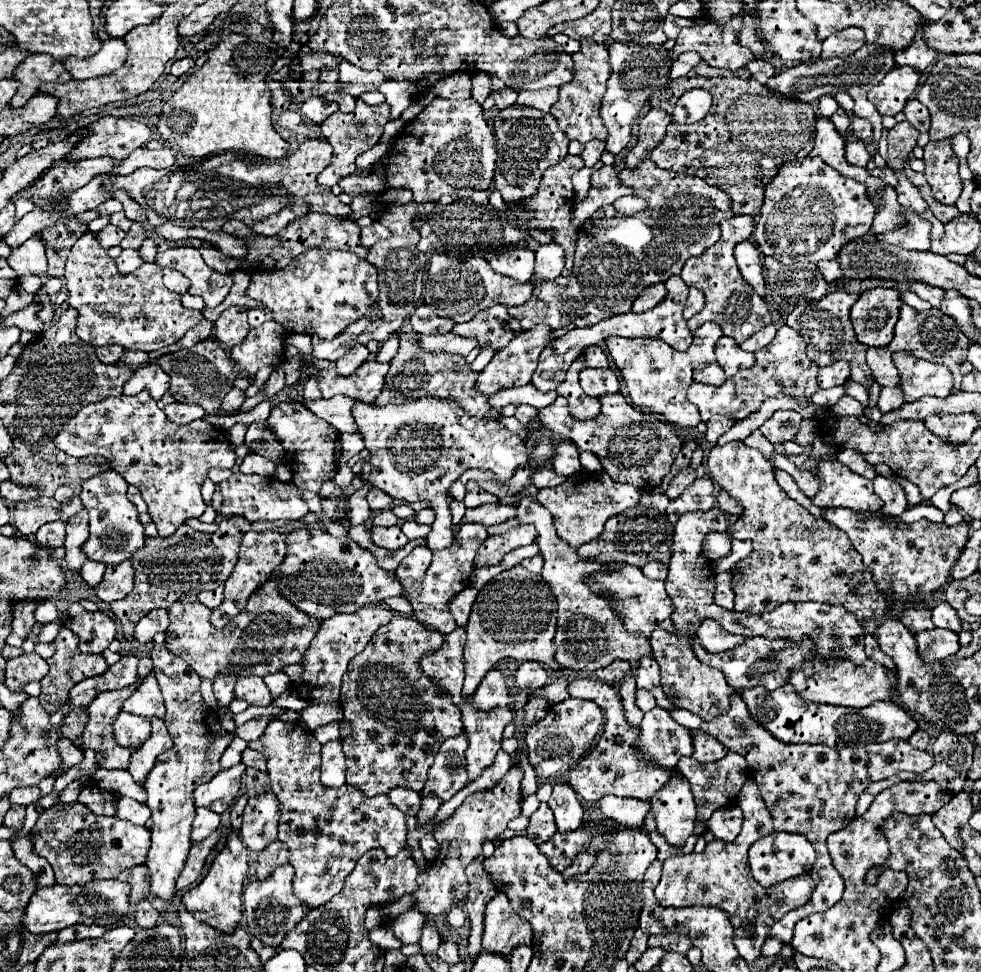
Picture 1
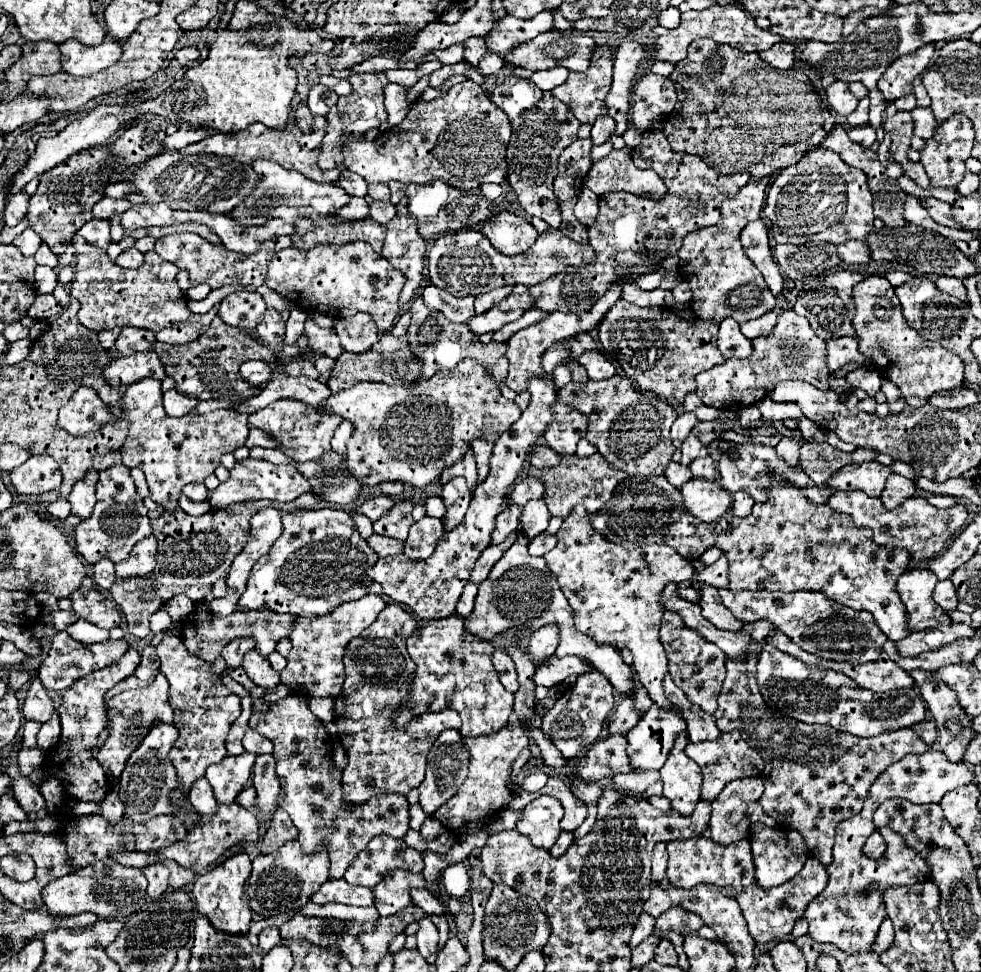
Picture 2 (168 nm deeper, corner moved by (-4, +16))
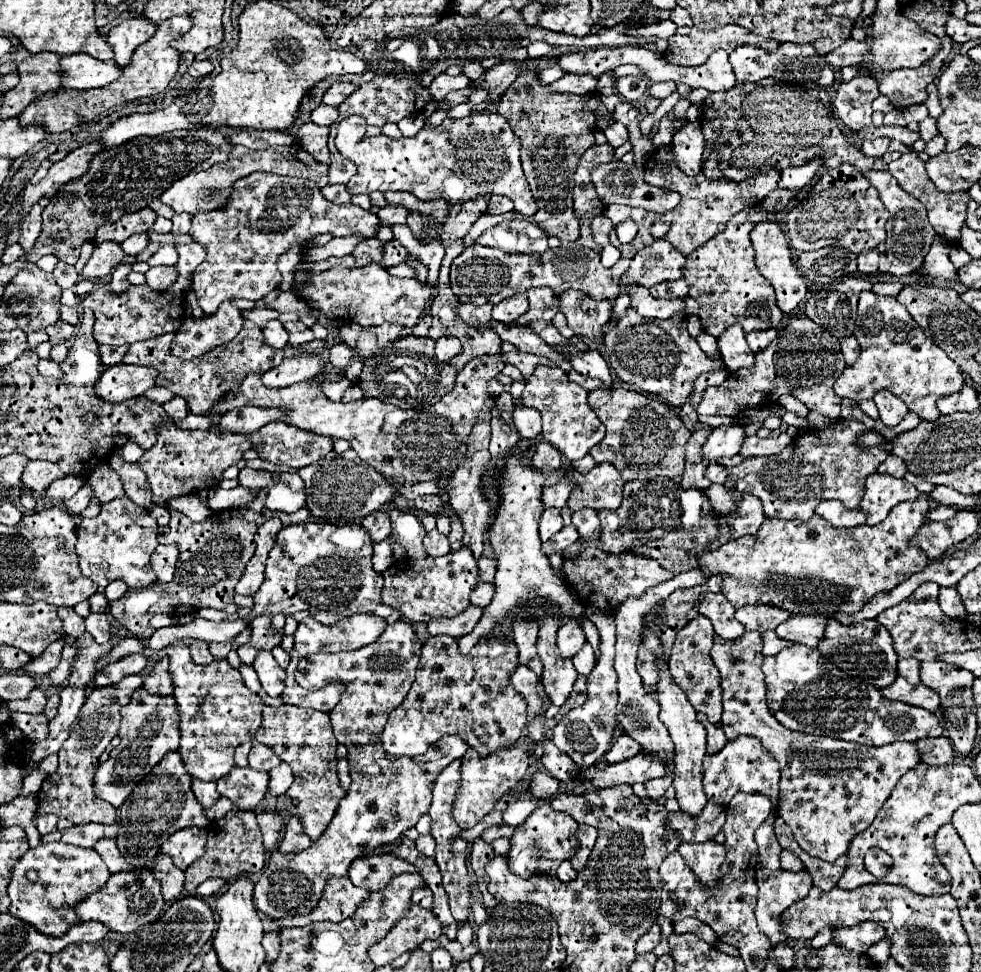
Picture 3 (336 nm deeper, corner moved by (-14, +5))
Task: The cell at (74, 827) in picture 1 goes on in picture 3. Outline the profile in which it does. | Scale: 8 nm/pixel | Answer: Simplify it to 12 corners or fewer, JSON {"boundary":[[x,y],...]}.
{"boundary":[[188,827],[160,847],[186,869],[204,853],[206,829]]}

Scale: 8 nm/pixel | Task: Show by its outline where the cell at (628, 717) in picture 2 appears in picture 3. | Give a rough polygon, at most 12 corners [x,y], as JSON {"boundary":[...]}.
{"boundary":[[622,733],[606,753],[608,763],[634,757],[640,745]]}

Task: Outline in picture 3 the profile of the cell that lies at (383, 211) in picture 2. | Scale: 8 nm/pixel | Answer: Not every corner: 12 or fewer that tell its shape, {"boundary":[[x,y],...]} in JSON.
{"boundary":[[386,205],[378,219],[388,225],[406,223],[402,205]]}

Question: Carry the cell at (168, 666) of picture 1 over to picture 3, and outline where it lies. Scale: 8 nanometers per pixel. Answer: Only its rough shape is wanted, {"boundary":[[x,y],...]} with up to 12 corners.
{"boundary":[[168,645],[190,777],[218,781],[264,703],[228,661]]}

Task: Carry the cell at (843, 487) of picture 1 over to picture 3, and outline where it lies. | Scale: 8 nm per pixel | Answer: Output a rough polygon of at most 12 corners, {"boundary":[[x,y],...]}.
{"boundary":[[884,473],[866,479],[860,509],[878,525],[890,509],[920,493],[906,479]]}

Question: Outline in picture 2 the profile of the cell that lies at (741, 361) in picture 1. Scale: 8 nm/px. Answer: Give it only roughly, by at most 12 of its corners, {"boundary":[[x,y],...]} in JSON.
{"boundary":[[724,318],[718,350],[724,358],[748,358],[752,342],[738,322]]}

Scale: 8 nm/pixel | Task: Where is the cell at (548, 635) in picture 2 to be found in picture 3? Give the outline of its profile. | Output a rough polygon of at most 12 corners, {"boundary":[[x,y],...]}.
{"boundary":[[566,621],[558,629],[562,659],[574,657],[586,637],[580,625]]}

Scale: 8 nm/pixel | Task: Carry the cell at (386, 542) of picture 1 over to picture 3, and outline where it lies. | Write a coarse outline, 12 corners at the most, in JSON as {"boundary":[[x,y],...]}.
{"boundary":[[390,511],[392,541],[402,545],[410,559],[424,557],[426,535],[414,513]]}

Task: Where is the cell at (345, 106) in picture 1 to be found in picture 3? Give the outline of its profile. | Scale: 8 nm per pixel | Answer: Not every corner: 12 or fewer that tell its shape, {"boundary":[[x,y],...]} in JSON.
{"boundary":[[334,83],[324,103],[338,107],[356,89],[354,83]]}

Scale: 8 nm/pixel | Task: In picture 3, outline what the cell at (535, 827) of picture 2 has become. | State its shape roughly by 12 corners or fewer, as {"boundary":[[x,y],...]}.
{"boundary":[[548,801],[512,835],[510,871],[556,875],[578,823]]}

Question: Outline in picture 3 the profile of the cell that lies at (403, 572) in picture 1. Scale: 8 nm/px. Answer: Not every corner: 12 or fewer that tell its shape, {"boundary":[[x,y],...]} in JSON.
{"boundary":[[438,529],[428,531],[424,549],[428,557],[450,551],[448,537]]}

